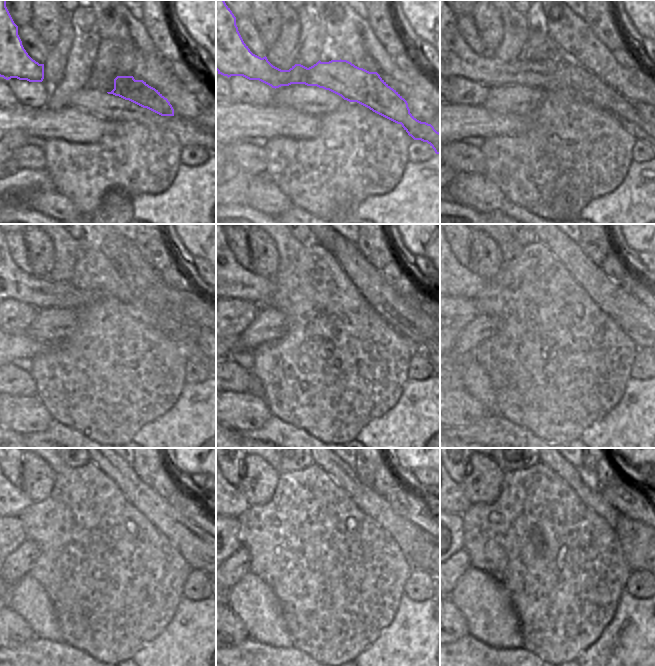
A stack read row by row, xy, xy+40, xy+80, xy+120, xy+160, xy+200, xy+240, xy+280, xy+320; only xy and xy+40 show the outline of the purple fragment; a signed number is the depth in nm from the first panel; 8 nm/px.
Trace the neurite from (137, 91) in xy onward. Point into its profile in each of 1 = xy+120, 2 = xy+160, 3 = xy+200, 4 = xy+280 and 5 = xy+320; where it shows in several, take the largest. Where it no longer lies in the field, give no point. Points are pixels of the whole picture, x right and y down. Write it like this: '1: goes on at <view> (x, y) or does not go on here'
1: goes on at xy+120 (41, 293)
2: goes on at xy+160 (237, 282)
3: goes on at xy+200 (460, 281)
4: goes on at xy+280 (236, 503)
5: goes on at xy+320 (460, 503)

